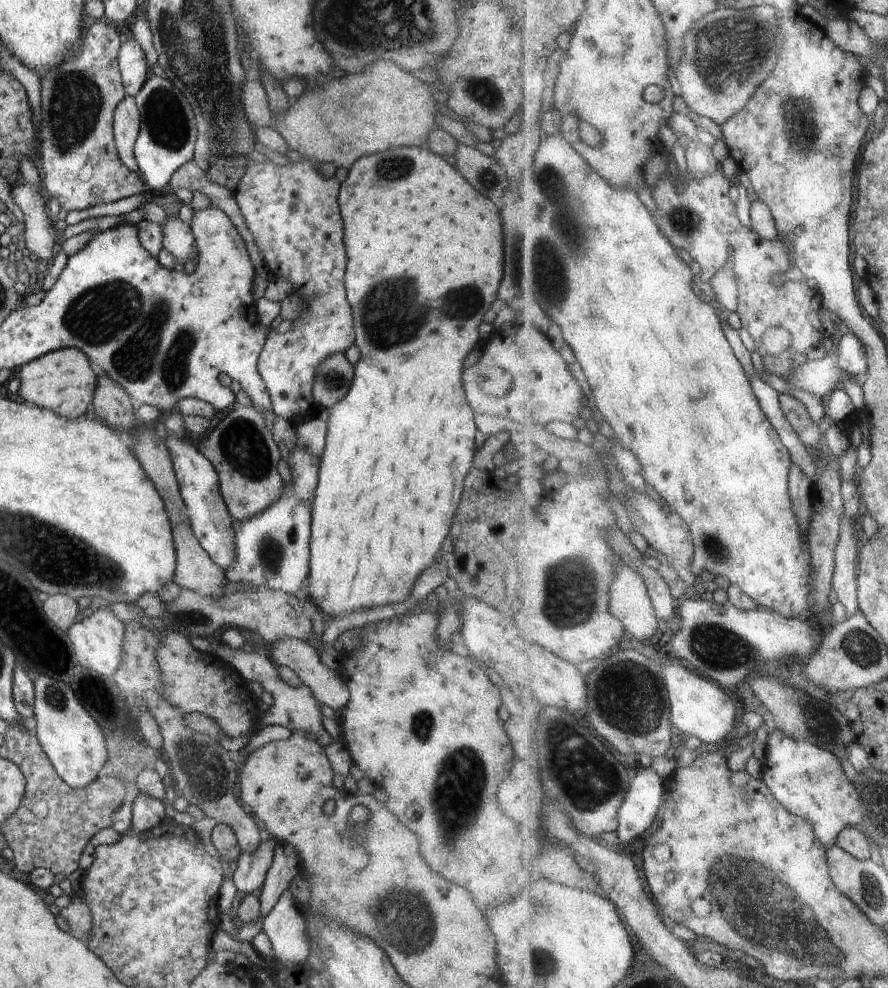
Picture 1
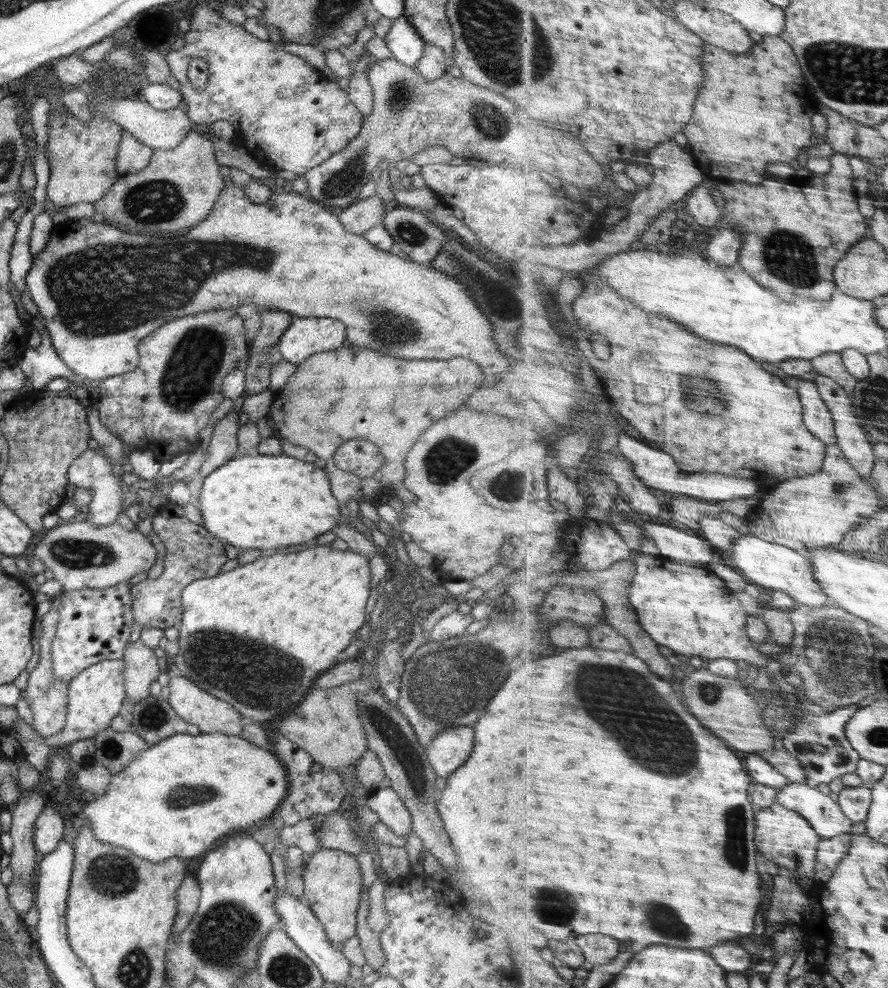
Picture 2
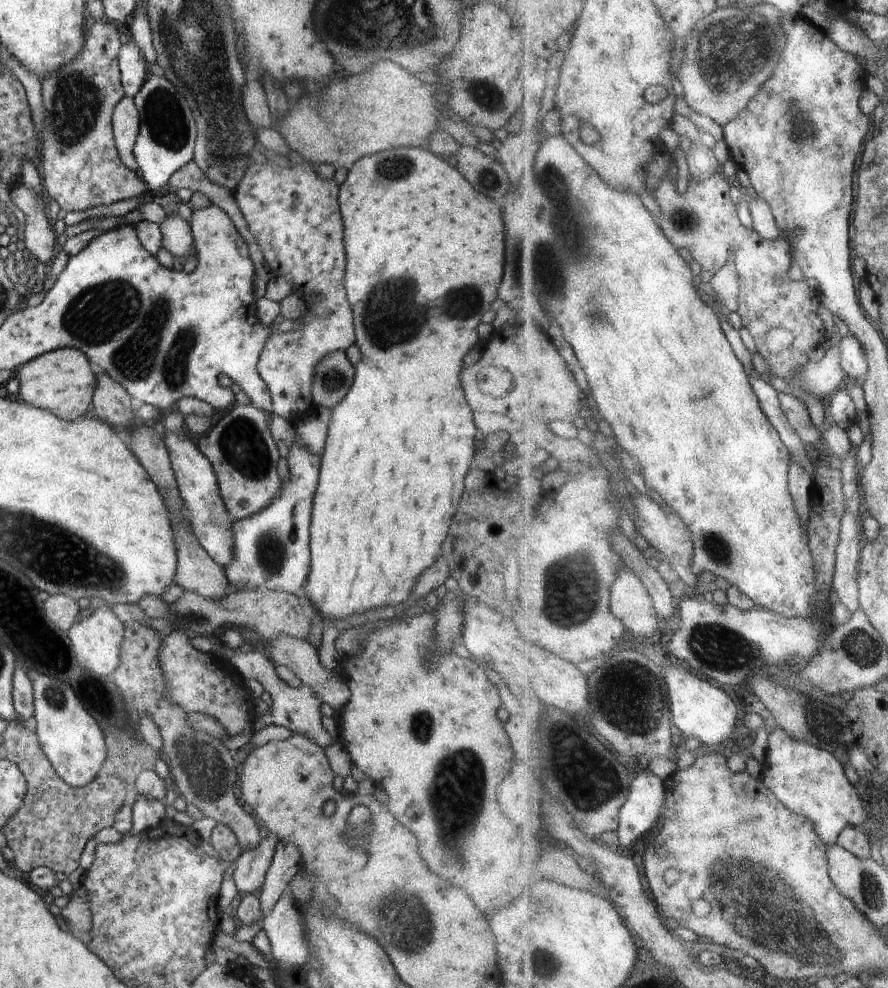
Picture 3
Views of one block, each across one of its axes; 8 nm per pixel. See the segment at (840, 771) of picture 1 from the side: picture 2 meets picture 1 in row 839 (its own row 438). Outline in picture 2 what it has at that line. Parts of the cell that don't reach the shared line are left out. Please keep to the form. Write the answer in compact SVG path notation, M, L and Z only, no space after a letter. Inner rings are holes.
M799 380L799 394L805 407L805 423L828 446L839 444L836 419L815 381Z

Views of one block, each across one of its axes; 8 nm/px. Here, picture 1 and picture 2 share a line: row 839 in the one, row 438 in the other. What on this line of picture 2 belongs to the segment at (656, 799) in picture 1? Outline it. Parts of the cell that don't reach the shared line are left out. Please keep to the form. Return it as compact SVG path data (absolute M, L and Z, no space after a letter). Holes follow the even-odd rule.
M621 434L619 451L620 454L626 455L636 465L636 474L644 483L653 488L671 492L673 497L678 494L686 494L697 499L720 502L734 500L735 498L750 498L750 496L758 494L762 490L762 486L754 480L744 480L744 478L740 480L740 478L732 478L732 476L726 476L726 474L722 474L722 476L720 474L684 474L682 468L678 468L676 460L670 454L666 454L664 450L652 448L650 444L642 442L642 439L634 438L634 436L628 434Z

